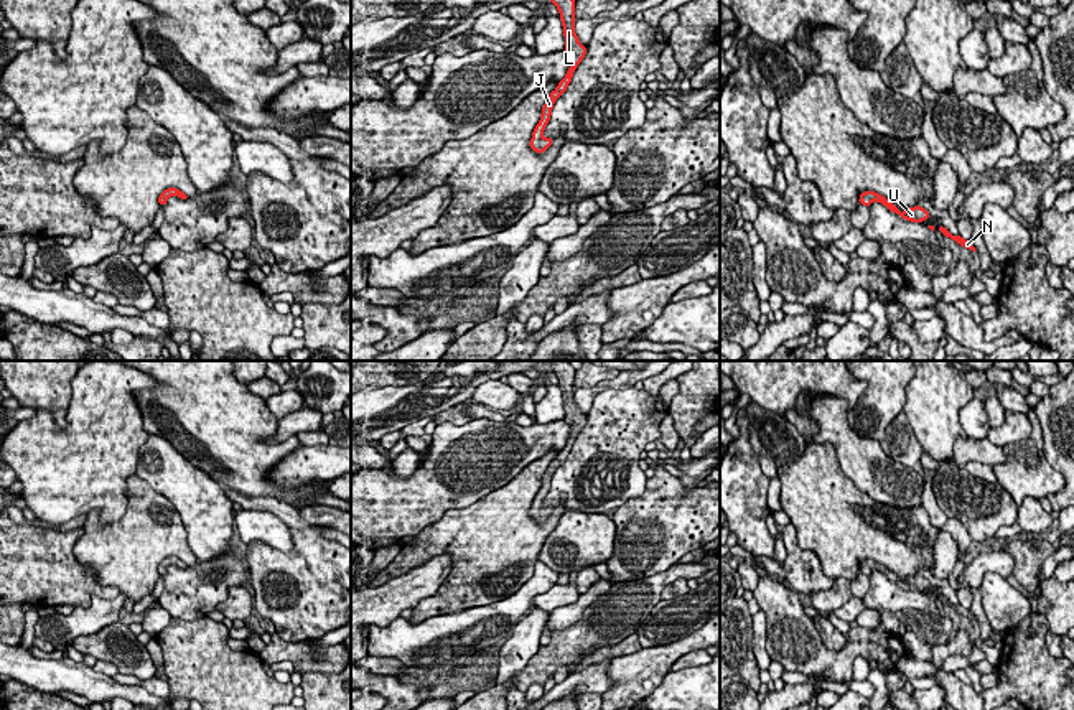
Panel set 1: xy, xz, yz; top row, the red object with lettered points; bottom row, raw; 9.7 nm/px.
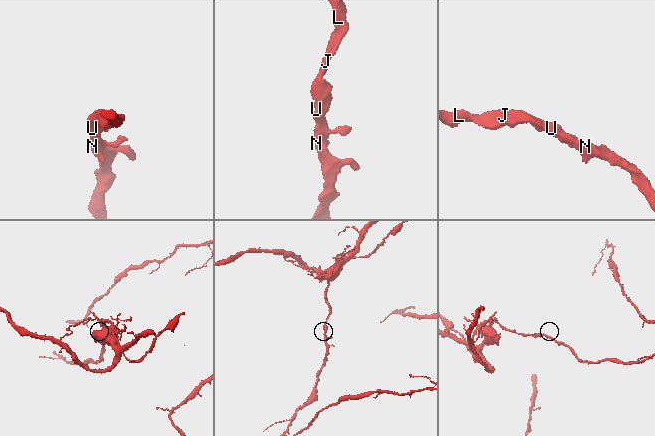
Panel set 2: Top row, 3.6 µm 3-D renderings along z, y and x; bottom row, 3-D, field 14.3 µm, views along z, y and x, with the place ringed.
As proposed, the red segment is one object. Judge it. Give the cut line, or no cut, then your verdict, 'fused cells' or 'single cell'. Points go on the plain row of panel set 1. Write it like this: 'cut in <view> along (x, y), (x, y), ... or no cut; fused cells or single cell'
cut in xz along (541, 504), (531, 509); fused cells

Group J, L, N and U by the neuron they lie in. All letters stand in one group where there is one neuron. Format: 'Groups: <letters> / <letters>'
Groups: J L / N U

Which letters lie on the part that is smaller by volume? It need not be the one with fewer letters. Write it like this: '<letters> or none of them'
N, U

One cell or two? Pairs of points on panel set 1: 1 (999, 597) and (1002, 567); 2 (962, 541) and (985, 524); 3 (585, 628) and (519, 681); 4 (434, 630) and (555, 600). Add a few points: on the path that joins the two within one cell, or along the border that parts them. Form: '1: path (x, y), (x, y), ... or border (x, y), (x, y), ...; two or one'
1: border (1005, 577), (987, 572), (979, 588); two
2: border (949, 516), (956, 518), (974, 541); two
3: path (569, 644), (552, 654), (536, 671); one
4: border (555, 583), (534, 598); two

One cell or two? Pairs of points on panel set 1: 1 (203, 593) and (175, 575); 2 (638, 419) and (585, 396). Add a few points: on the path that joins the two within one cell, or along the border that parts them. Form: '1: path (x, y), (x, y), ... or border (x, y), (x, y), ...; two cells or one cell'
1: path (196, 592), (191, 592), (182, 582); one cell
2: border (630, 386), (602, 391), (587, 415); two cells

